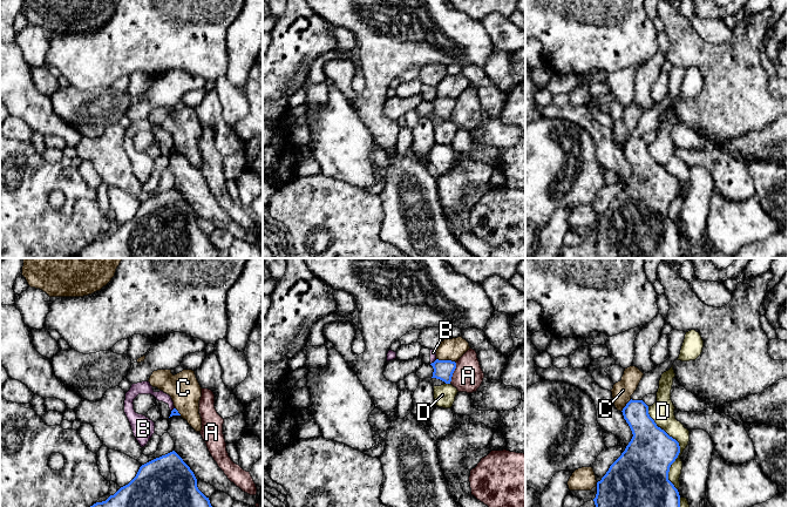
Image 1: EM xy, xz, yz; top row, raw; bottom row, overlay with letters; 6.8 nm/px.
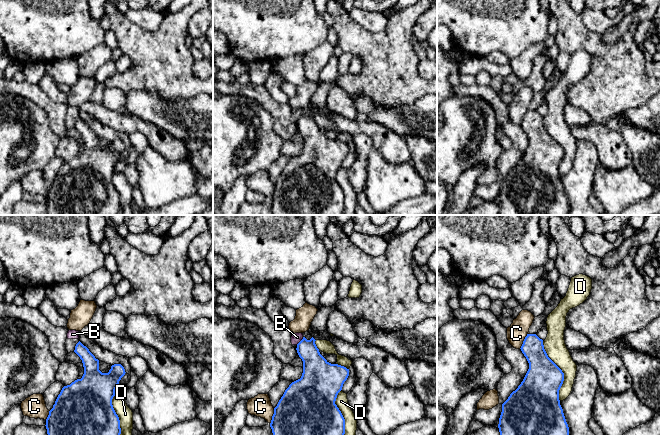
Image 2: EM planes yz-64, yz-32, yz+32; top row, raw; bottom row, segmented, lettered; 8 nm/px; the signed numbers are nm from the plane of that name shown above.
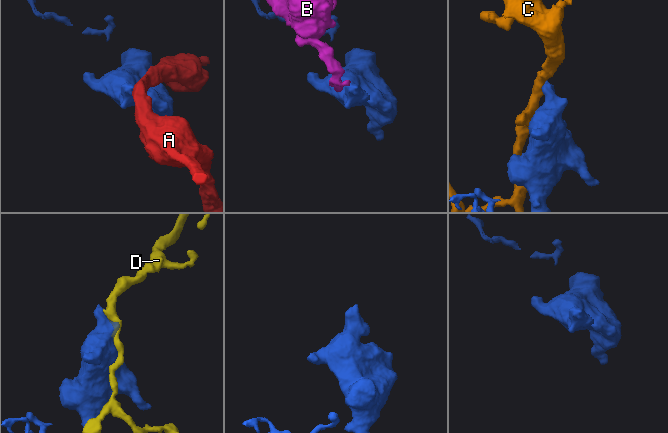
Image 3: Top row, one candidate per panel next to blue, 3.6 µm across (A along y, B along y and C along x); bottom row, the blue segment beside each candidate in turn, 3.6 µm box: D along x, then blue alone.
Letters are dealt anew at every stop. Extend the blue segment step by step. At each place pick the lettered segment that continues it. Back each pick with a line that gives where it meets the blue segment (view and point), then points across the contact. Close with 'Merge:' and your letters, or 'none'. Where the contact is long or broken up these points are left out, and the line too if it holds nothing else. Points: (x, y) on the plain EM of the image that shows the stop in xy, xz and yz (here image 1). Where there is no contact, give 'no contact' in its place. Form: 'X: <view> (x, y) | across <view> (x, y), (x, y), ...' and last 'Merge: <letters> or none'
Merge: none

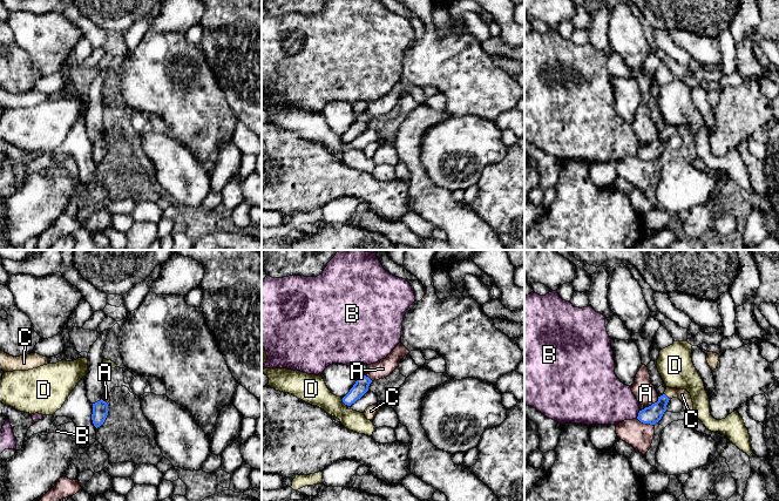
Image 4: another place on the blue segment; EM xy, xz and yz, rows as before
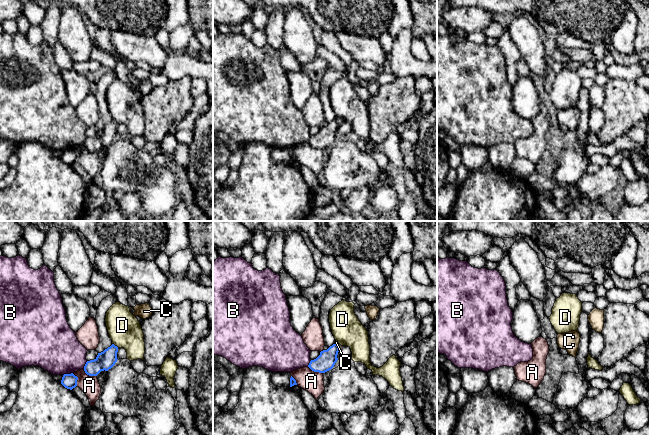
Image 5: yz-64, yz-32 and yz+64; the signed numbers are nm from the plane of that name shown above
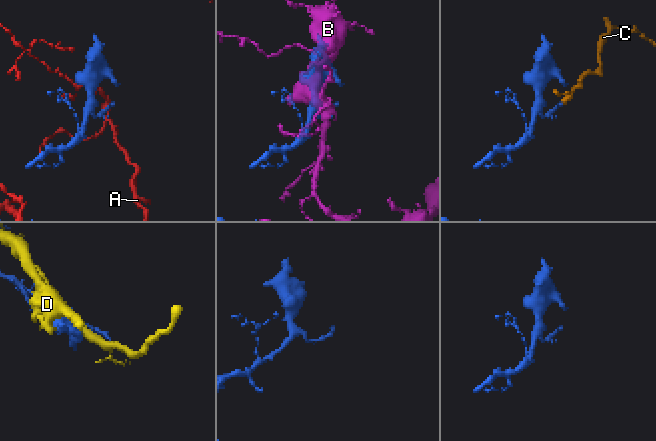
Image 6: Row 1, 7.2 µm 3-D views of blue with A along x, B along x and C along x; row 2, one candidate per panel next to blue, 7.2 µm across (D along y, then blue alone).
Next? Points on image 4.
C: yz (666, 134) | across yz (654, 150), (666, 134), (682, 131)
Merge: C

